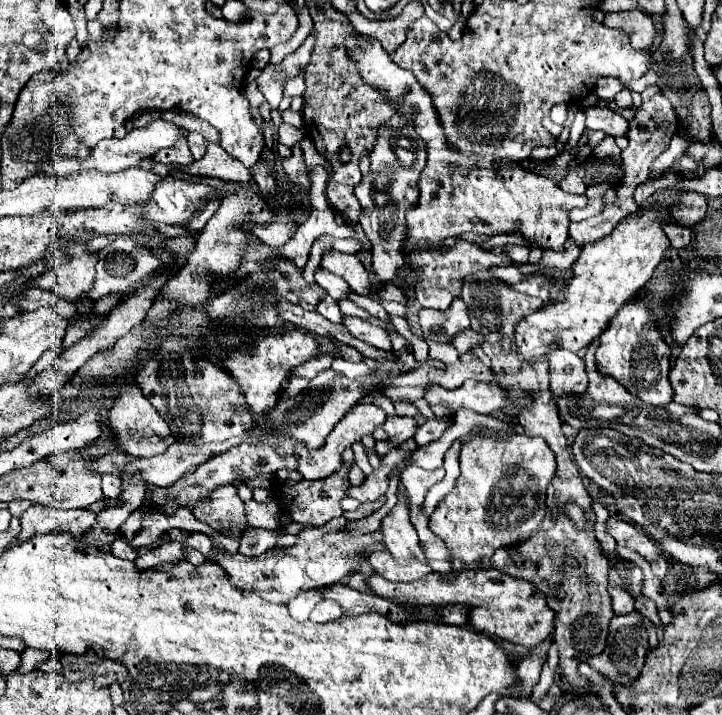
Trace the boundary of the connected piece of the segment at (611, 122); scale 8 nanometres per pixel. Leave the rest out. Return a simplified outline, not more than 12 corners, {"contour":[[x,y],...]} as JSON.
{"contour":[[590,106],[586,128],[626,136],[630,122],[610,108]]}

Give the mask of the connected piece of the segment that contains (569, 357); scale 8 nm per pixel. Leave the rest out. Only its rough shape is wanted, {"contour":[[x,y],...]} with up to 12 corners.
{"contour":[[550,348],[550,388],[554,398],[580,394],[588,376],[578,354]]}

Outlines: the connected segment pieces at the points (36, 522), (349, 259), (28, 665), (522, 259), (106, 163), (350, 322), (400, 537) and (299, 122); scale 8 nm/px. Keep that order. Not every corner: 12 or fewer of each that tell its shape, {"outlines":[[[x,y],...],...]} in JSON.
{"outlines":[[[32,506],[18,542],[44,532],[86,534],[92,510]],[[324,254],[320,266],[370,294],[370,276],[356,254]],[[26,648],[18,674],[32,672],[52,654]],[[510,246],[510,256],[516,264],[526,264],[530,246]],[[154,120],[102,140],[78,162],[100,172],[138,166],[170,148],[182,128]],[[344,316],[354,338],[380,350],[392,348],[384,328],[364,318]],[[398,486],[396,506],[380,524],[384,544],[400,564],[426,562],[408,500]],[[291,108],[282,112],[284,122],[301,128],[304,126],[302,112]]]}

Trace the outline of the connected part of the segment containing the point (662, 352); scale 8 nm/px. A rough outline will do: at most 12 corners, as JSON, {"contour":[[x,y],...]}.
{"contour":[[650,294],[600,334],[596,362],[634,396],[664,406],[672,348]]}

